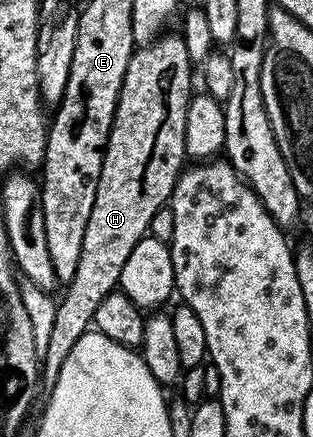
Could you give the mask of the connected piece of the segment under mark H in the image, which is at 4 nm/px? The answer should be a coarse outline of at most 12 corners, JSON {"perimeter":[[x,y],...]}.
{"perimeter":[[183,36],[126,67],[78,271],[38,389],[51,396],[185,168]]}

